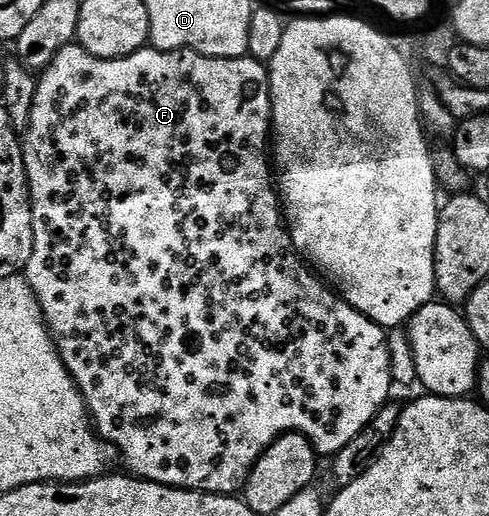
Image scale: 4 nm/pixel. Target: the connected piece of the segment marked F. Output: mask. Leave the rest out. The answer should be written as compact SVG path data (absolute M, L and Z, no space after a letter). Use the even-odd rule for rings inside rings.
M73 42L64 49L60 49L60 53L56 53L56 57L48 64L46 70L41 72L38 79L36 101L32 105L32 117L22 139L22 156L28 173L30 204L34 218L34 252L32 261L28 261L24 274L30 282L31 289L36 293L46 327L58 347L68 373L73 377L74 384L78 386L78 392L84 397L86 410L90 412L98 434L104 442L116 449L121 462L122 459L126 462L125 470L131 476L147 479L149 483L162 483L166 487L181 487L188 491L204 491L212 495L234 495L243 490L254 463L265 453L267 447L272 446L281 435L291 433L305 435L313 443L314 450L319 456L333 457L340 449L344 449L344 445L348 445L348 441L352 441L352 437L356 437L370 425L379 409L386 406L391 398L390 387L395 386L390 368L390 340L387 328L376 325L371 319L364 317L364 313L352 309L352 305L345 303L317 274L310 275L311 268L303 262L294 249L294 243L290 240L290 232L284 226L284 216L280 210L276 183L272 178L272 163L268 158L268 144L272 139L271 113L270 72L267 64L258 63L249 57L213 59L185 49L181 51L143 49L123 59L101 59L92 57L92 53L88 53L78 46L77 42Z

